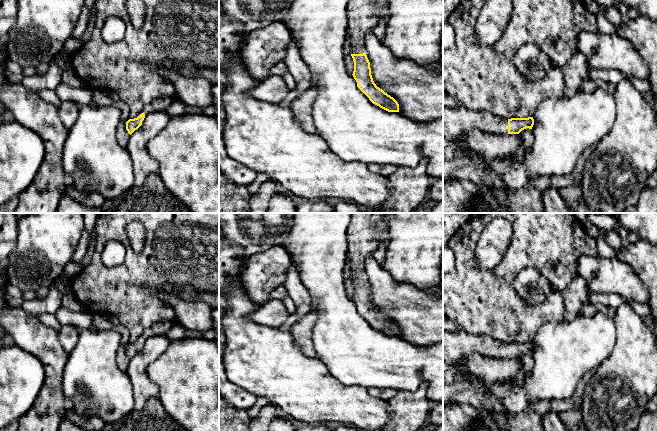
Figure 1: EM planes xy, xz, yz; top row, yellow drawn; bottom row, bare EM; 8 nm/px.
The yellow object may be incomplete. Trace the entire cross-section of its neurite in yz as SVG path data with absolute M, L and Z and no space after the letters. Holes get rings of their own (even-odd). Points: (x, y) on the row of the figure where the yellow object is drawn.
M466 107L443 108L443 137L446 139L459 138L472 129L492 134L519 134L526 128L532 129L533 125L533 117L505 119Z

